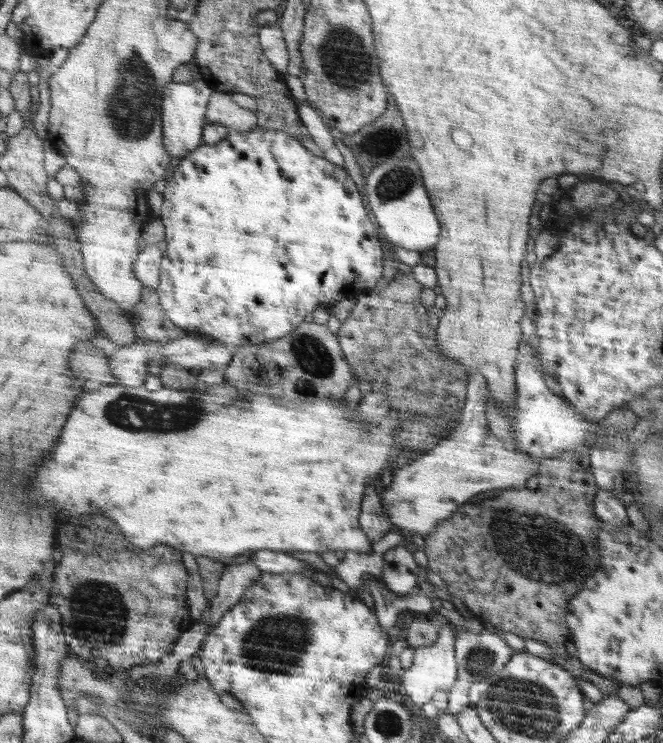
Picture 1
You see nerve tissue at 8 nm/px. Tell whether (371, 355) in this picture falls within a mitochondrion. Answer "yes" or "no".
yes

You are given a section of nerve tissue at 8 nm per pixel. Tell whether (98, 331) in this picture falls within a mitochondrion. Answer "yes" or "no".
no

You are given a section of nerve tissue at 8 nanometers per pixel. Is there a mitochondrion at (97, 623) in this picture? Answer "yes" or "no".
yes

